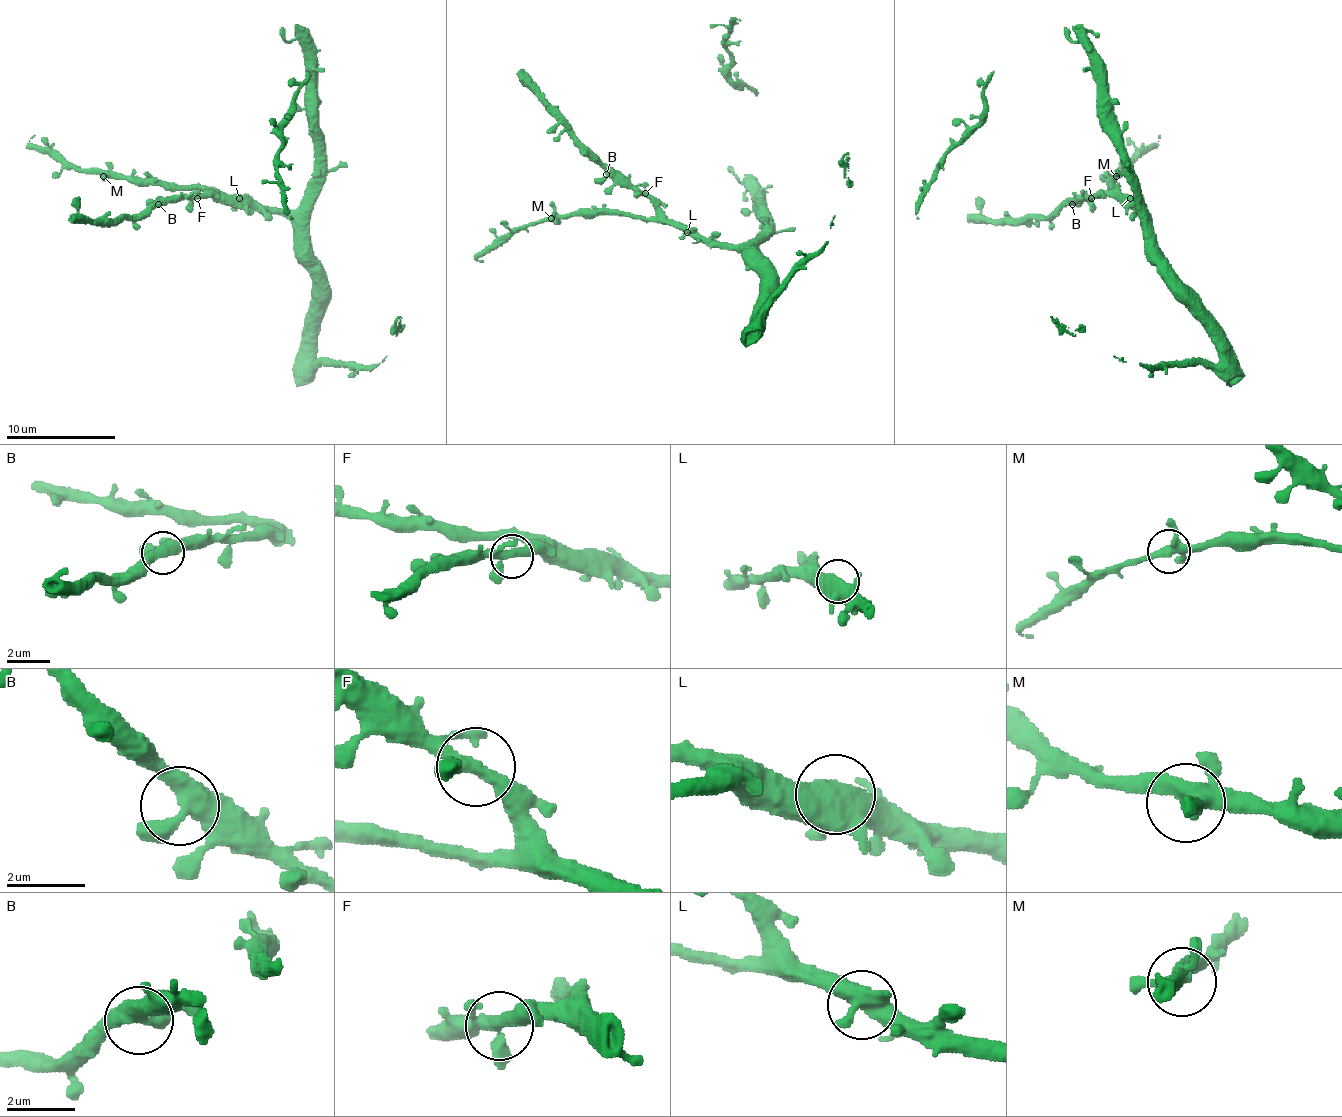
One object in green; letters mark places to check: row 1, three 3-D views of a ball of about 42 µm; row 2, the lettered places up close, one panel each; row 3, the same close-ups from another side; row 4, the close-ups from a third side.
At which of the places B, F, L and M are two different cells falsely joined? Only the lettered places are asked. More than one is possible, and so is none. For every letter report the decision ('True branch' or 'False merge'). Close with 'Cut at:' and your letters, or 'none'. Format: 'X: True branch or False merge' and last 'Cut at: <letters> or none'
B: True branch
F: True branch
L: True branch
M: True branch
Cut at: none

